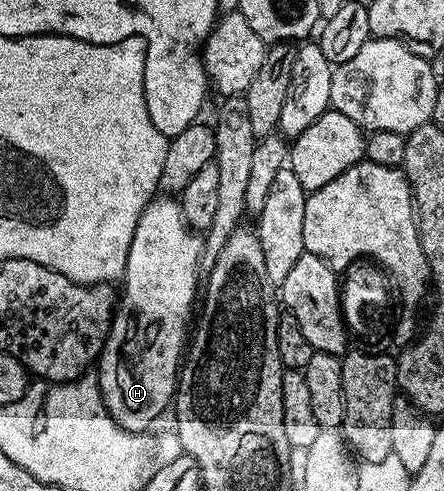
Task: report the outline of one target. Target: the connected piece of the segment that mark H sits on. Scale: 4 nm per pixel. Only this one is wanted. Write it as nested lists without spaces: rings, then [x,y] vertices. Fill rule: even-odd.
[[[172,196],[153,197],[134,228],[134,240],[130,240],[130,252],[122,279],[124,294],[122,290],[116,312],[112,315],[112,327],[108,330],[98,359],[98,381],[100,395],[104,397],[104,407],[122,428],[147,431],[151,427],[148,425],[167,406],[169,409],[173,401],[182,355],[186,350],[186,339],[190,334],[190,319],[198,302],[196,277],[200,278],[202,274],[199,266],[202,250],[201,235],[184,223],[179,201]]]

